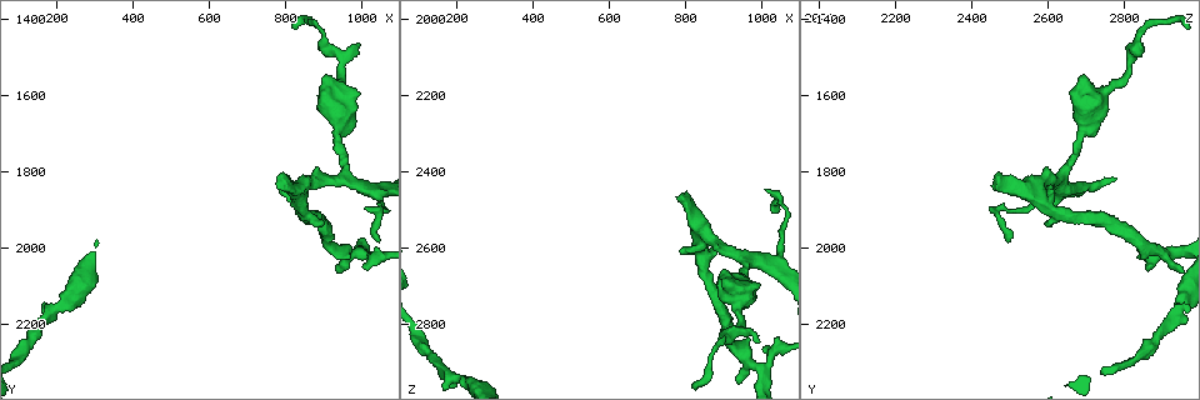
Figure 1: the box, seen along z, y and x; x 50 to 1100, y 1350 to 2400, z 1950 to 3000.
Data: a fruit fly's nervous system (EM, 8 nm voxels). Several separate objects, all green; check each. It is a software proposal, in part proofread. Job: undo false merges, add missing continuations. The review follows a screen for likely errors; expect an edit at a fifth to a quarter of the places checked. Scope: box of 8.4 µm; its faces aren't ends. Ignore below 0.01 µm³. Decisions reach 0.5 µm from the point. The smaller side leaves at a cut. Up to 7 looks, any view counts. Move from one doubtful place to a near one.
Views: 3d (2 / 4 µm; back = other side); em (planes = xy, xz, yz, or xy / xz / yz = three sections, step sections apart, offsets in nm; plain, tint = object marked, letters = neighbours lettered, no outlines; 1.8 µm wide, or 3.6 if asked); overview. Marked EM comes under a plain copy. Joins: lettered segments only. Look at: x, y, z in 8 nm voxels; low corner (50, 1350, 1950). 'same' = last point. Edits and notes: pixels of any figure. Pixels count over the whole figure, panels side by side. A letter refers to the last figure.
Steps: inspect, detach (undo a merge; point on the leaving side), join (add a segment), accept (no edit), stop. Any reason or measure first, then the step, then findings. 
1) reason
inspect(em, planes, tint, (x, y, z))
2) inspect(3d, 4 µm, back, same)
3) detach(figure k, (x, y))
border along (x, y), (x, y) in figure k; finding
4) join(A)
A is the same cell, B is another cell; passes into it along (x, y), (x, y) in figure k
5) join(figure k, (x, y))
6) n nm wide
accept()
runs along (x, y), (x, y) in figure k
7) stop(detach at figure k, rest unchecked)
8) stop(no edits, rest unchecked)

branch stops here
inspect(em, planes, tint, (900, 1945, 2605))

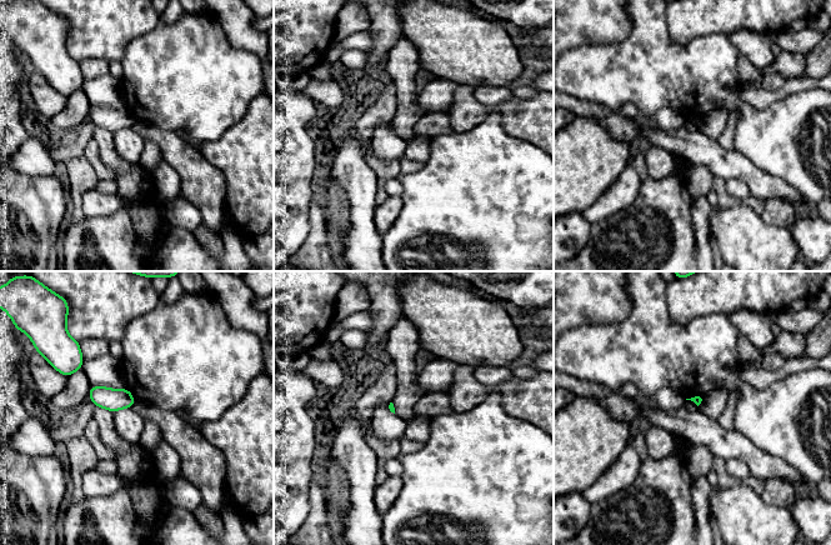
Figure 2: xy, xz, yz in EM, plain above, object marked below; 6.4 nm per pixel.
inspect(em, planes, letters, same)

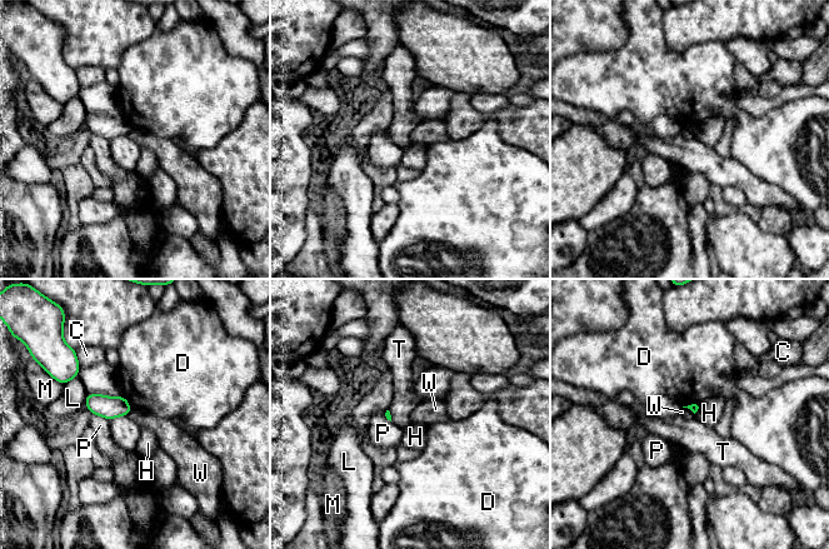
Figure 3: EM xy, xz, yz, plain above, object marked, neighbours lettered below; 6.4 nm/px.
accept()
C, D, H, L, M, P, T and W are other cells; border along (133, 407), (126, 415) in figure 3; none of them fits

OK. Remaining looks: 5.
an open end
inspect(em, planes, letters, (790, 1810, 2470))

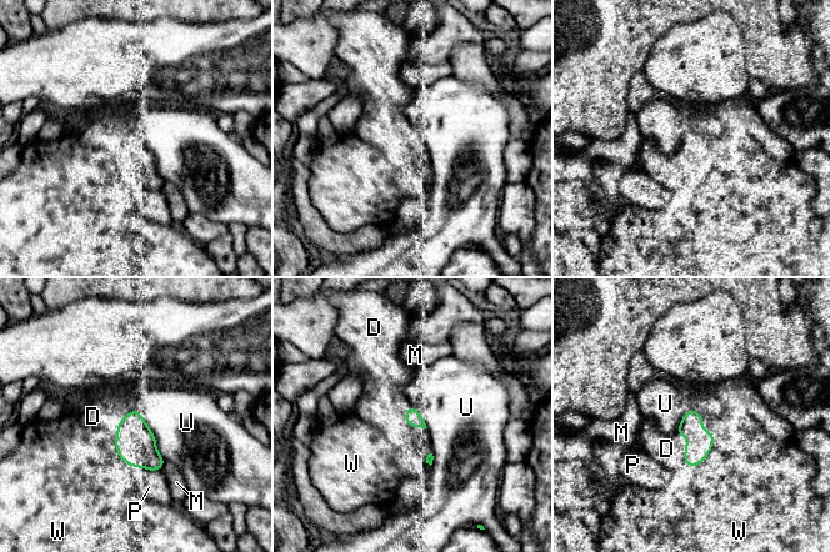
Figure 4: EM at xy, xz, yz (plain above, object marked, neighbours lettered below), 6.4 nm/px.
join(D)
D is the same cell, M, P, U and W are other cells; the neuron continues

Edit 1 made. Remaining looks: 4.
calibre changes
inspect(em, 3.6 µm, planes, letters, (210, 2155, 2940))

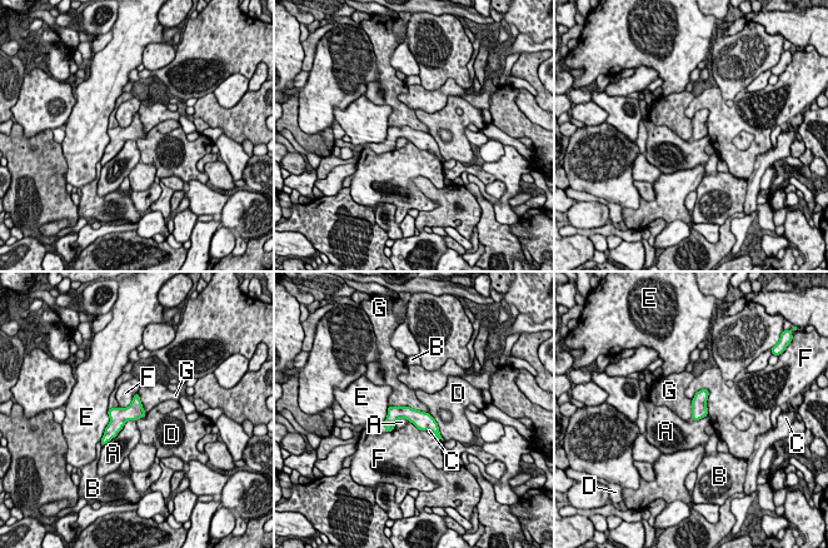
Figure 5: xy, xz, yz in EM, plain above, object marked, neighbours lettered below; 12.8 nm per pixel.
accept()
A, B, C, D, E, F and G are other cells; border along (389, 404), (409, 405), (428, 413) in figure 5; continuous, no second neuron

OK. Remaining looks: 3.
stop(join at figure 4, rest unchecked)

